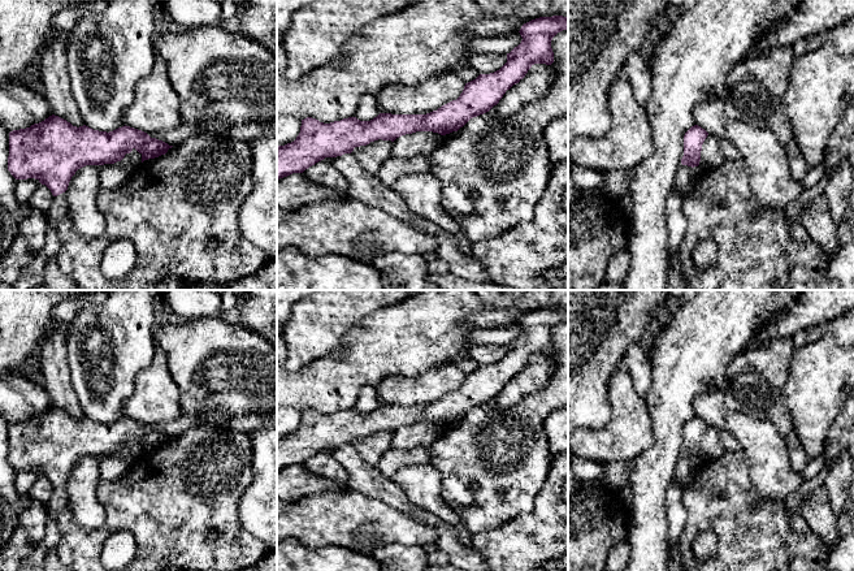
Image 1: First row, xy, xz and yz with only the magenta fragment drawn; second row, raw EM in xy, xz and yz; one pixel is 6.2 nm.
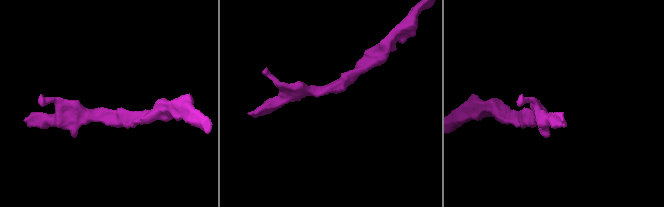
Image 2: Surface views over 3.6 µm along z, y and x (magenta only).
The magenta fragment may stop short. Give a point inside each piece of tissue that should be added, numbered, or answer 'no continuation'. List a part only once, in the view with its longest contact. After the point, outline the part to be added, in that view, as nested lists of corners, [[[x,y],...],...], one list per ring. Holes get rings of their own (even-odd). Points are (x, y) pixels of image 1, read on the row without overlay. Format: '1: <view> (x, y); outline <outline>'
no continuation

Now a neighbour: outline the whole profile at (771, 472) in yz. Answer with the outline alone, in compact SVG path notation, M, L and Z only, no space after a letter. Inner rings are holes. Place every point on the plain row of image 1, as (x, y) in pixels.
M714 386L697 395L693 406L695 416L719 431L729 431L738 440L762 498L785 501L802 485L801 472L792 468L784 437L772 423L733 410L725 393Z

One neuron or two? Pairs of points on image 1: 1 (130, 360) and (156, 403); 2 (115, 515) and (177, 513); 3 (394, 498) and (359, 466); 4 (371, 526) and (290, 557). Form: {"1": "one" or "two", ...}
{"1": "two", "2": "one", "3": "one", "4": "two"}

